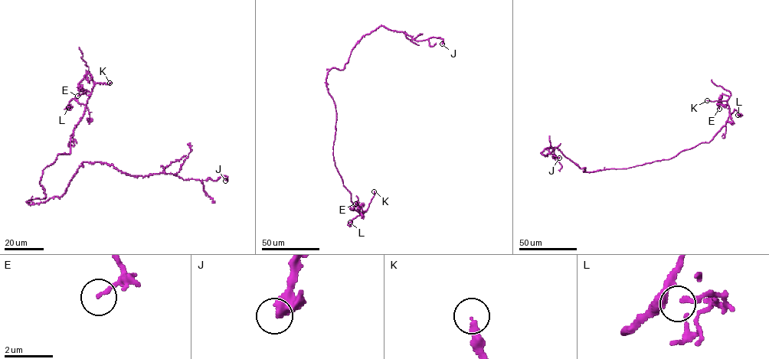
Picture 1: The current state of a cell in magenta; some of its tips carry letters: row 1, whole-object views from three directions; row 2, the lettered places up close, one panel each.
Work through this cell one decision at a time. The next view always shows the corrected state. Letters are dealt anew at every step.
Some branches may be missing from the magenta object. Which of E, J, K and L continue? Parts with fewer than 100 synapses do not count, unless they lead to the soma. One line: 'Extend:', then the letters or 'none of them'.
Extend: none of them

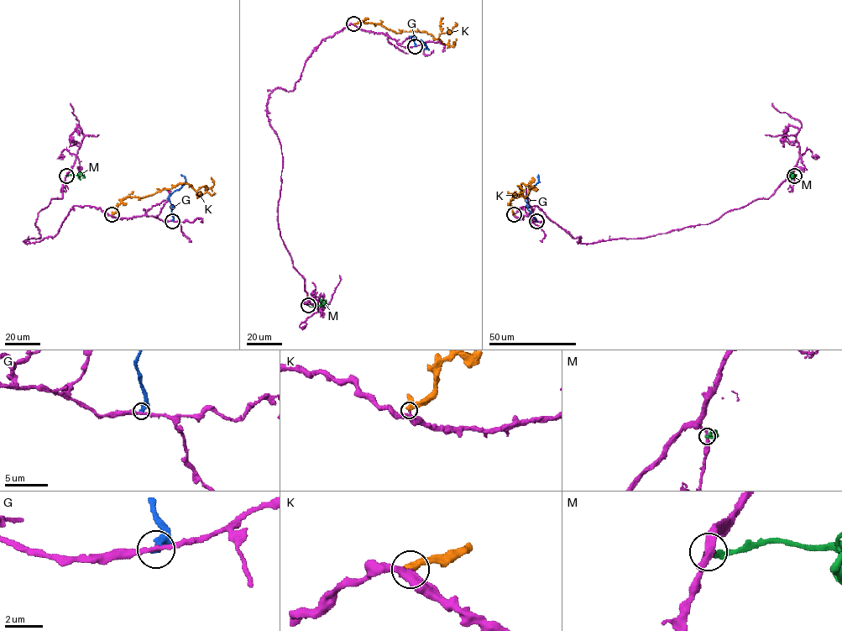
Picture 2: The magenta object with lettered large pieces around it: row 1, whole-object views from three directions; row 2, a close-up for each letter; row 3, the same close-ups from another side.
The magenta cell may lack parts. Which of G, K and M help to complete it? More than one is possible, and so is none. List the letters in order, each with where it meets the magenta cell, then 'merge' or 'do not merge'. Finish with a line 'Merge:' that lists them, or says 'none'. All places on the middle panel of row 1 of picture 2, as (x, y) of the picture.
G: (415, 46) | do not merge
K: (353, 23) | do not merge
M: (308, 305) | do not merge
Merge: none

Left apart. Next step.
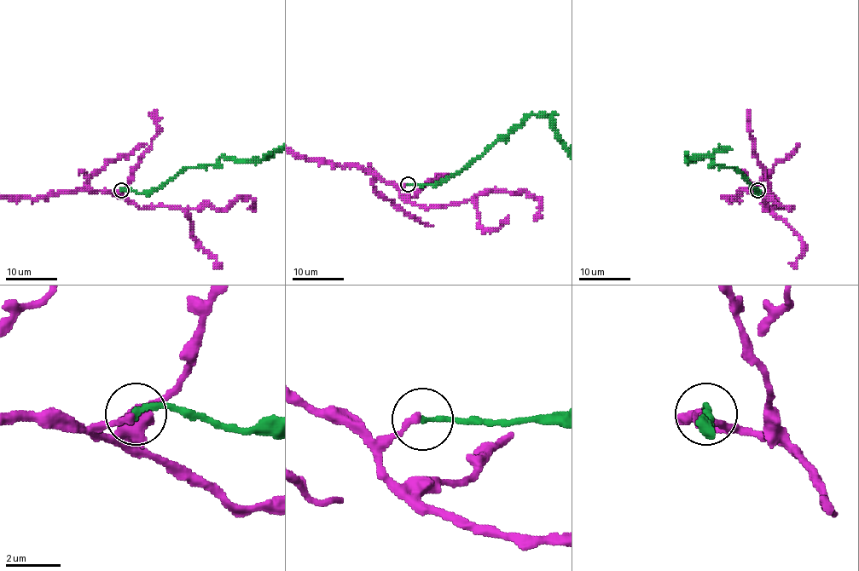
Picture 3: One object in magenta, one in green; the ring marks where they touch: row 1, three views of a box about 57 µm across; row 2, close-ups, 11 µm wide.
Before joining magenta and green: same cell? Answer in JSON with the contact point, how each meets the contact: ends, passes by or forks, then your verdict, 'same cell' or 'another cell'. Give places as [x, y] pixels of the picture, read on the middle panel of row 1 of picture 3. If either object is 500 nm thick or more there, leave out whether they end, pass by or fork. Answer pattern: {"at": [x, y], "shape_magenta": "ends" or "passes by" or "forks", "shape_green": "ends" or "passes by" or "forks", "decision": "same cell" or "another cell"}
{"at": [408, 184], "shape_magenta": "ends", "shape_green": "ends", "decision": "same cell"}

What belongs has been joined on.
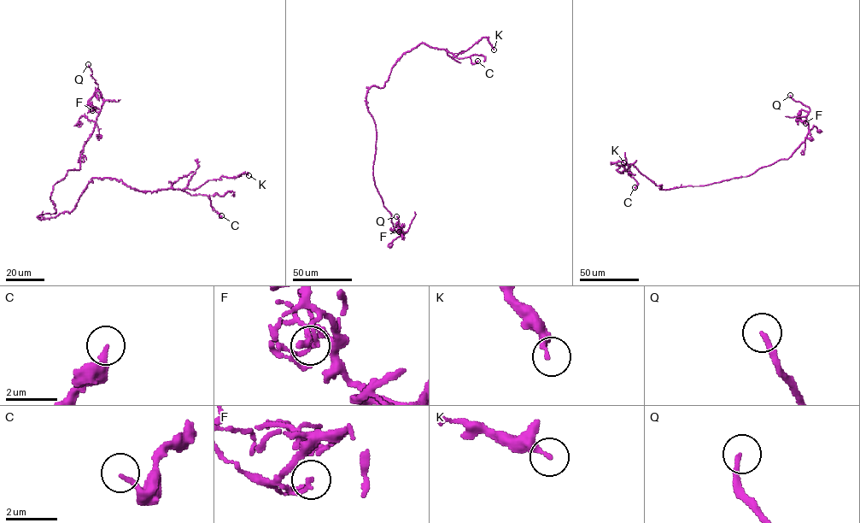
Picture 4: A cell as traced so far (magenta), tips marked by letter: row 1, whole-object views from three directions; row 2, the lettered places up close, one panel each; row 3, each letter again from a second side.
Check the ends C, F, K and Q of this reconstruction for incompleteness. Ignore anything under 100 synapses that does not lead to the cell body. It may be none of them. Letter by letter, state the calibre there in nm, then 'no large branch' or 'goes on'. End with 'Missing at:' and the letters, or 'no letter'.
C: calibre 170 nm; no large branch
F: calibre 130 nm; no large branch
K: calibre 200 nm; no large branch
Q: calibre 200 nm; goes on
Missing at: Q

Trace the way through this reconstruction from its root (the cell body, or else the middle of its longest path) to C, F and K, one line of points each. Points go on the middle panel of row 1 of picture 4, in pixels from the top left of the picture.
C: (370, 113), (367, 91), (383, 87), (398, 60), (420, 44), (477, 61)
F: (370, 113), (377, 132), (375, 185), (383, 206), (391, 214), (394, 229), (399, 232)
K: (370, 113), (367, 91), (373, 85), (383, 87), (398, 60), (420, 44), (461, 53), (484, 37), (494, 49)

